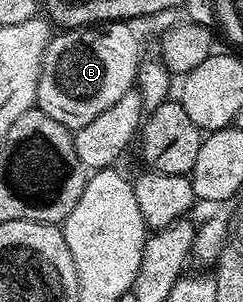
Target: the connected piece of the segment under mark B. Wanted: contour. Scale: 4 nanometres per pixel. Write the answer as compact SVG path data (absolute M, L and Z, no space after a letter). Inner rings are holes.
M126 21L59 31L52 36L43 56L37 108L72 131L93 123L101 111L113 107L121 95L132 92L139 79L139 37Z

